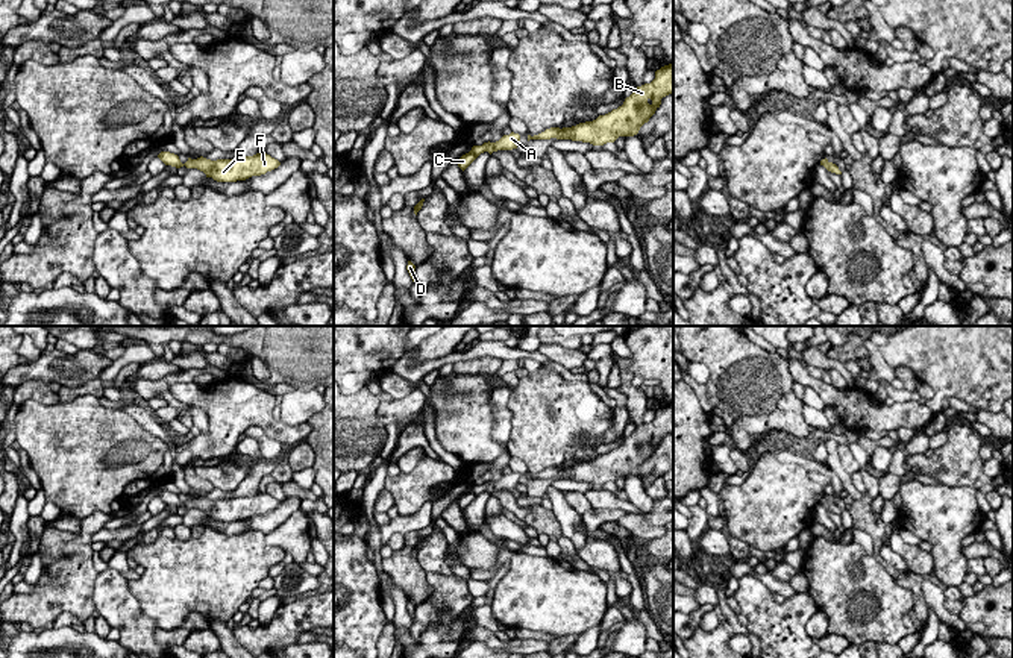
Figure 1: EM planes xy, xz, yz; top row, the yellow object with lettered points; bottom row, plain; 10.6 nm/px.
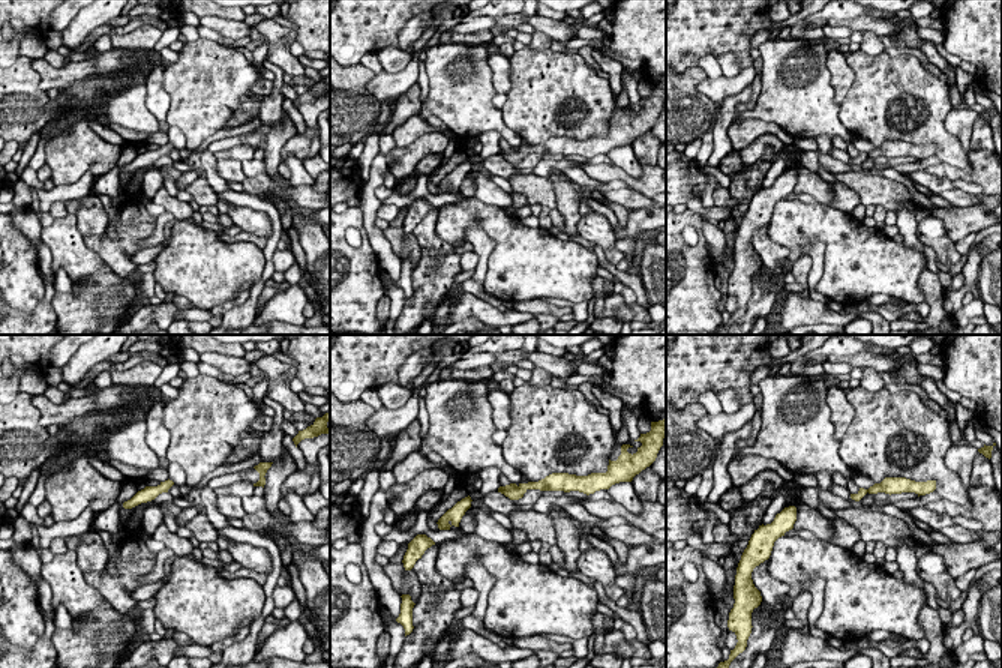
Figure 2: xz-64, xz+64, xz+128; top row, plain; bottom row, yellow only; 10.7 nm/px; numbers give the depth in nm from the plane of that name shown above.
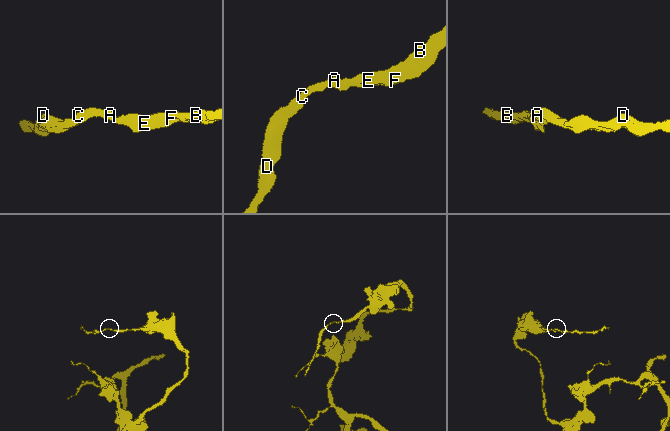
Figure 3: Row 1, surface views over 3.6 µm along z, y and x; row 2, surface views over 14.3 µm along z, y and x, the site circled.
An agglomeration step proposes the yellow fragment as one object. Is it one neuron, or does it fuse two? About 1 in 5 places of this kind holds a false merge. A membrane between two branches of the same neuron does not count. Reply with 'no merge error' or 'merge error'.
no merge error

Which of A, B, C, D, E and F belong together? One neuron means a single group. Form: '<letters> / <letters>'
A B C D E F

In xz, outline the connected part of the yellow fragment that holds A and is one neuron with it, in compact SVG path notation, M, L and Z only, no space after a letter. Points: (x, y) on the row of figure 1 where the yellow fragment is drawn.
M511 132L503 135L496 143L484 143L482 146L473 146L472 150L458 159L458 167L464 171L481 153L488 152L490 155L497 150L513 150L520 144L520 135Z

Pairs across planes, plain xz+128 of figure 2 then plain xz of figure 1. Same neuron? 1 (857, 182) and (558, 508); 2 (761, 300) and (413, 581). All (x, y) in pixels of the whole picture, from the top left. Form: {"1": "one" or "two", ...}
{"1": "two", "2": "two"}

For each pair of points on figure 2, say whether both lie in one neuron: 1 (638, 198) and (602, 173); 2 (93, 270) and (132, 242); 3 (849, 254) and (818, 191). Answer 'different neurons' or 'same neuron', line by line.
1: different neurons
2: different neurons
3: different neurons

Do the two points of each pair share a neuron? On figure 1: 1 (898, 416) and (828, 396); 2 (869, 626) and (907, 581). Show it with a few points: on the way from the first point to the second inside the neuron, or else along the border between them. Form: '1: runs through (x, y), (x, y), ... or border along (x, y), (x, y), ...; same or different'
1: runs through (881, 416), (868, 416), (845, 401); same
2: border along (887, 572), (910, 592), (913, 607); different

